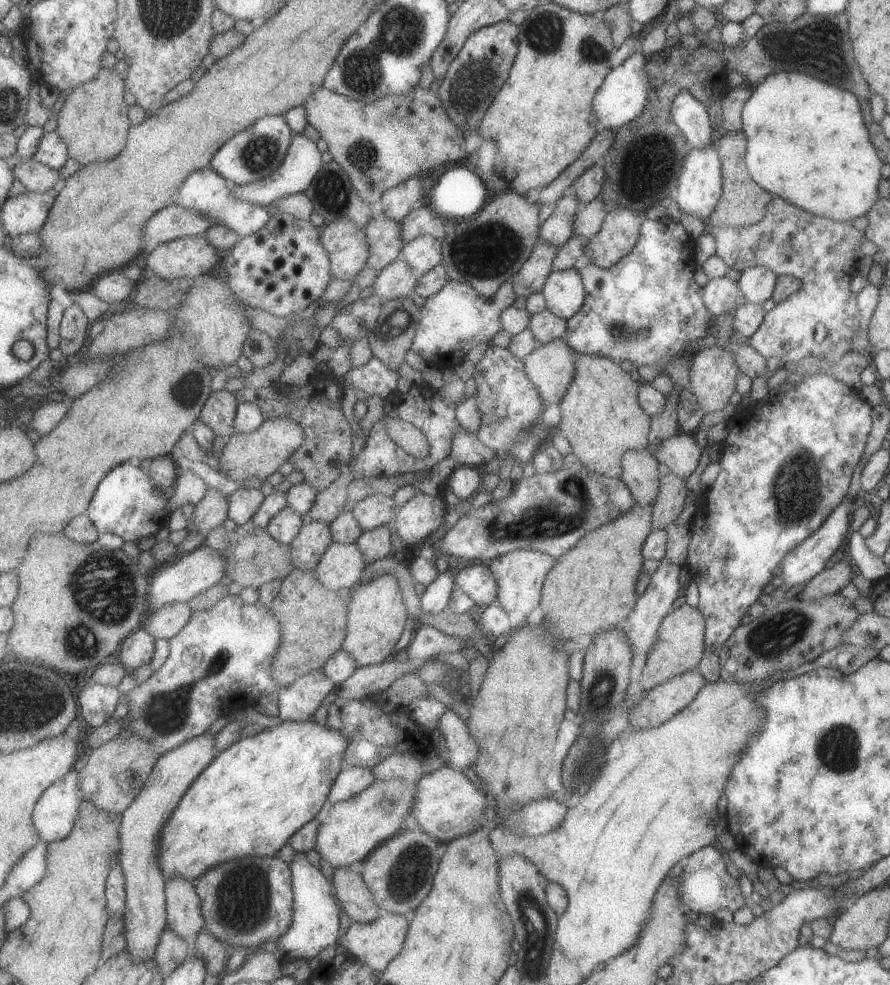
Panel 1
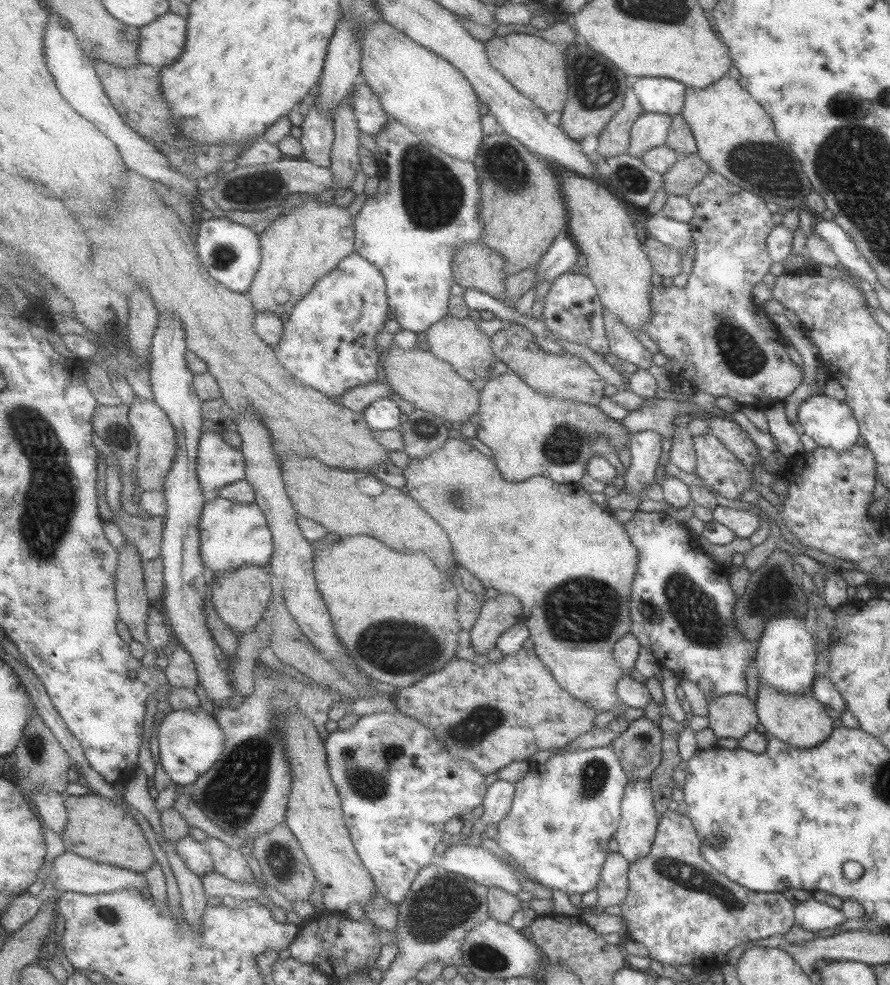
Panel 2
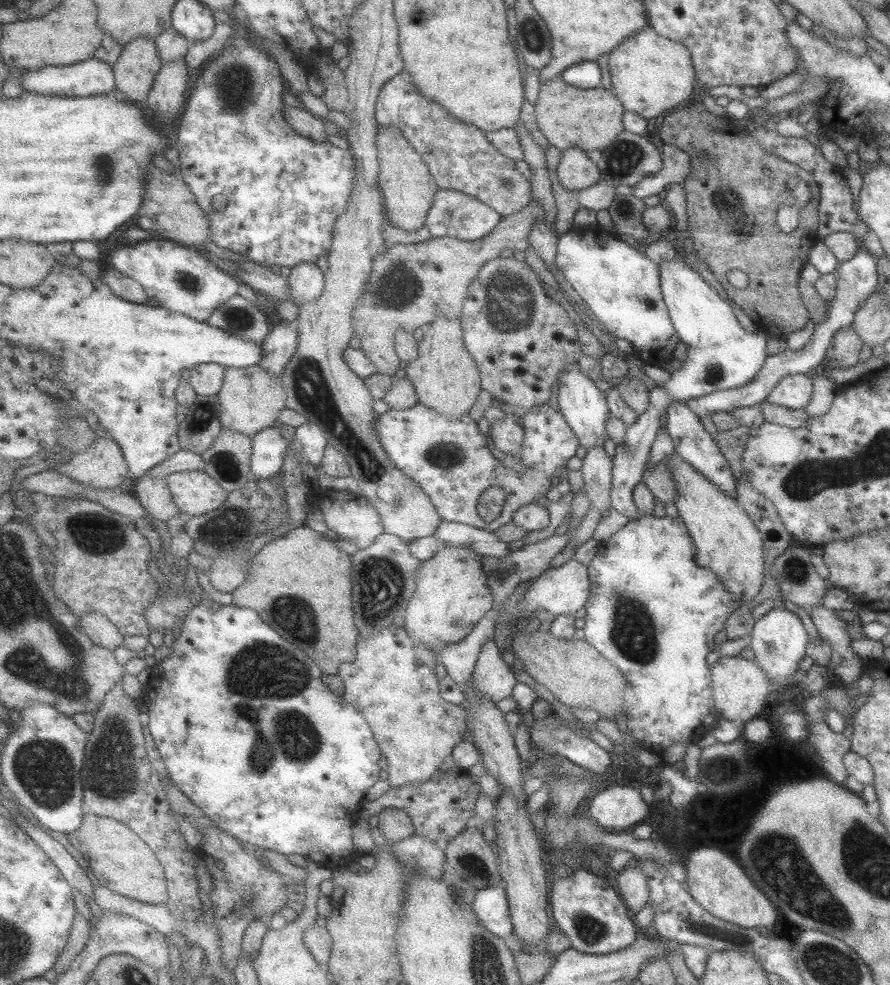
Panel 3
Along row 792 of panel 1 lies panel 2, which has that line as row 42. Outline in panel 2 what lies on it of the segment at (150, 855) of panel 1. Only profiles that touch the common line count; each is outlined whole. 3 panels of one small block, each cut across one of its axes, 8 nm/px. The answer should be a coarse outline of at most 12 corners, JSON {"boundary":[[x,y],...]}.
{"boundary":[[169,11],[141,27],[138,57],[160,69],[183,54],[188,19]]}

